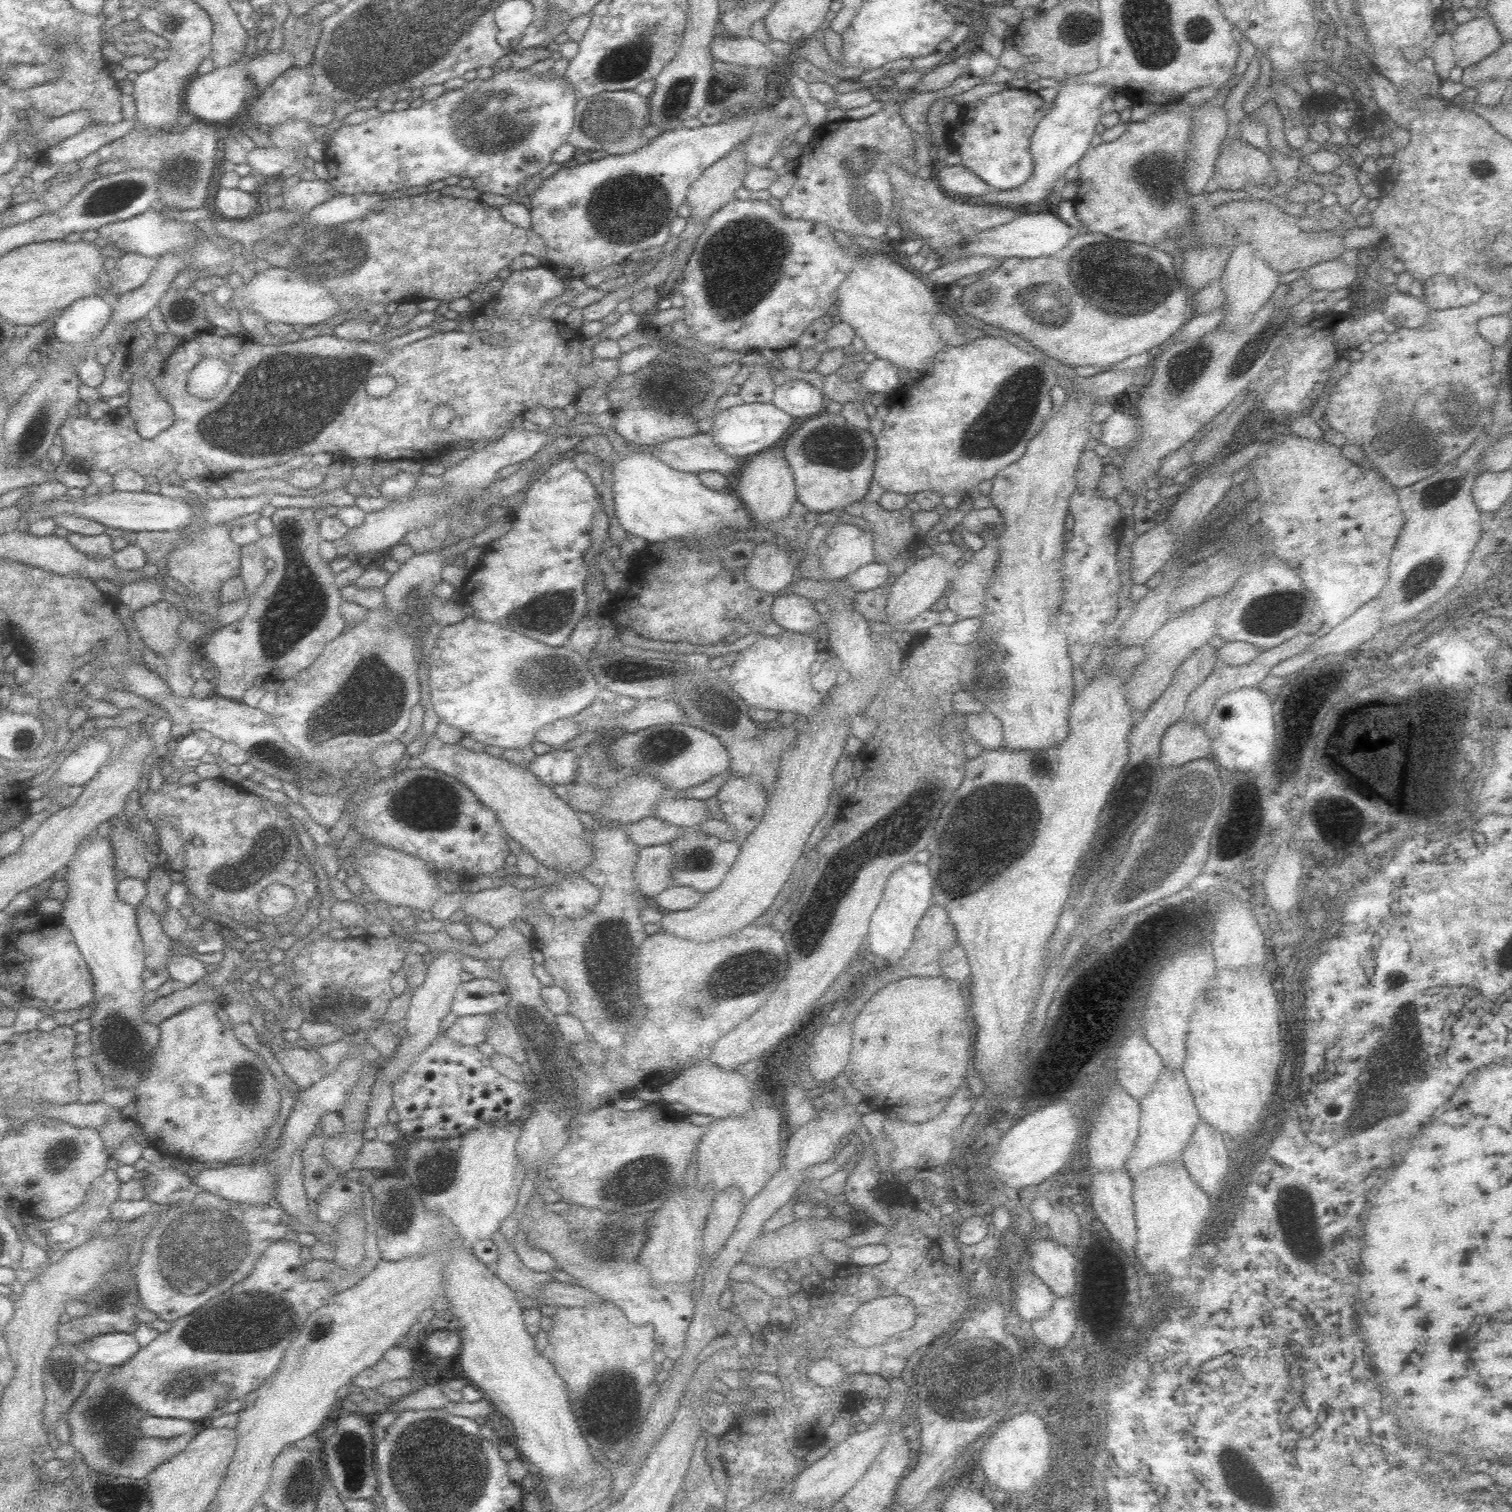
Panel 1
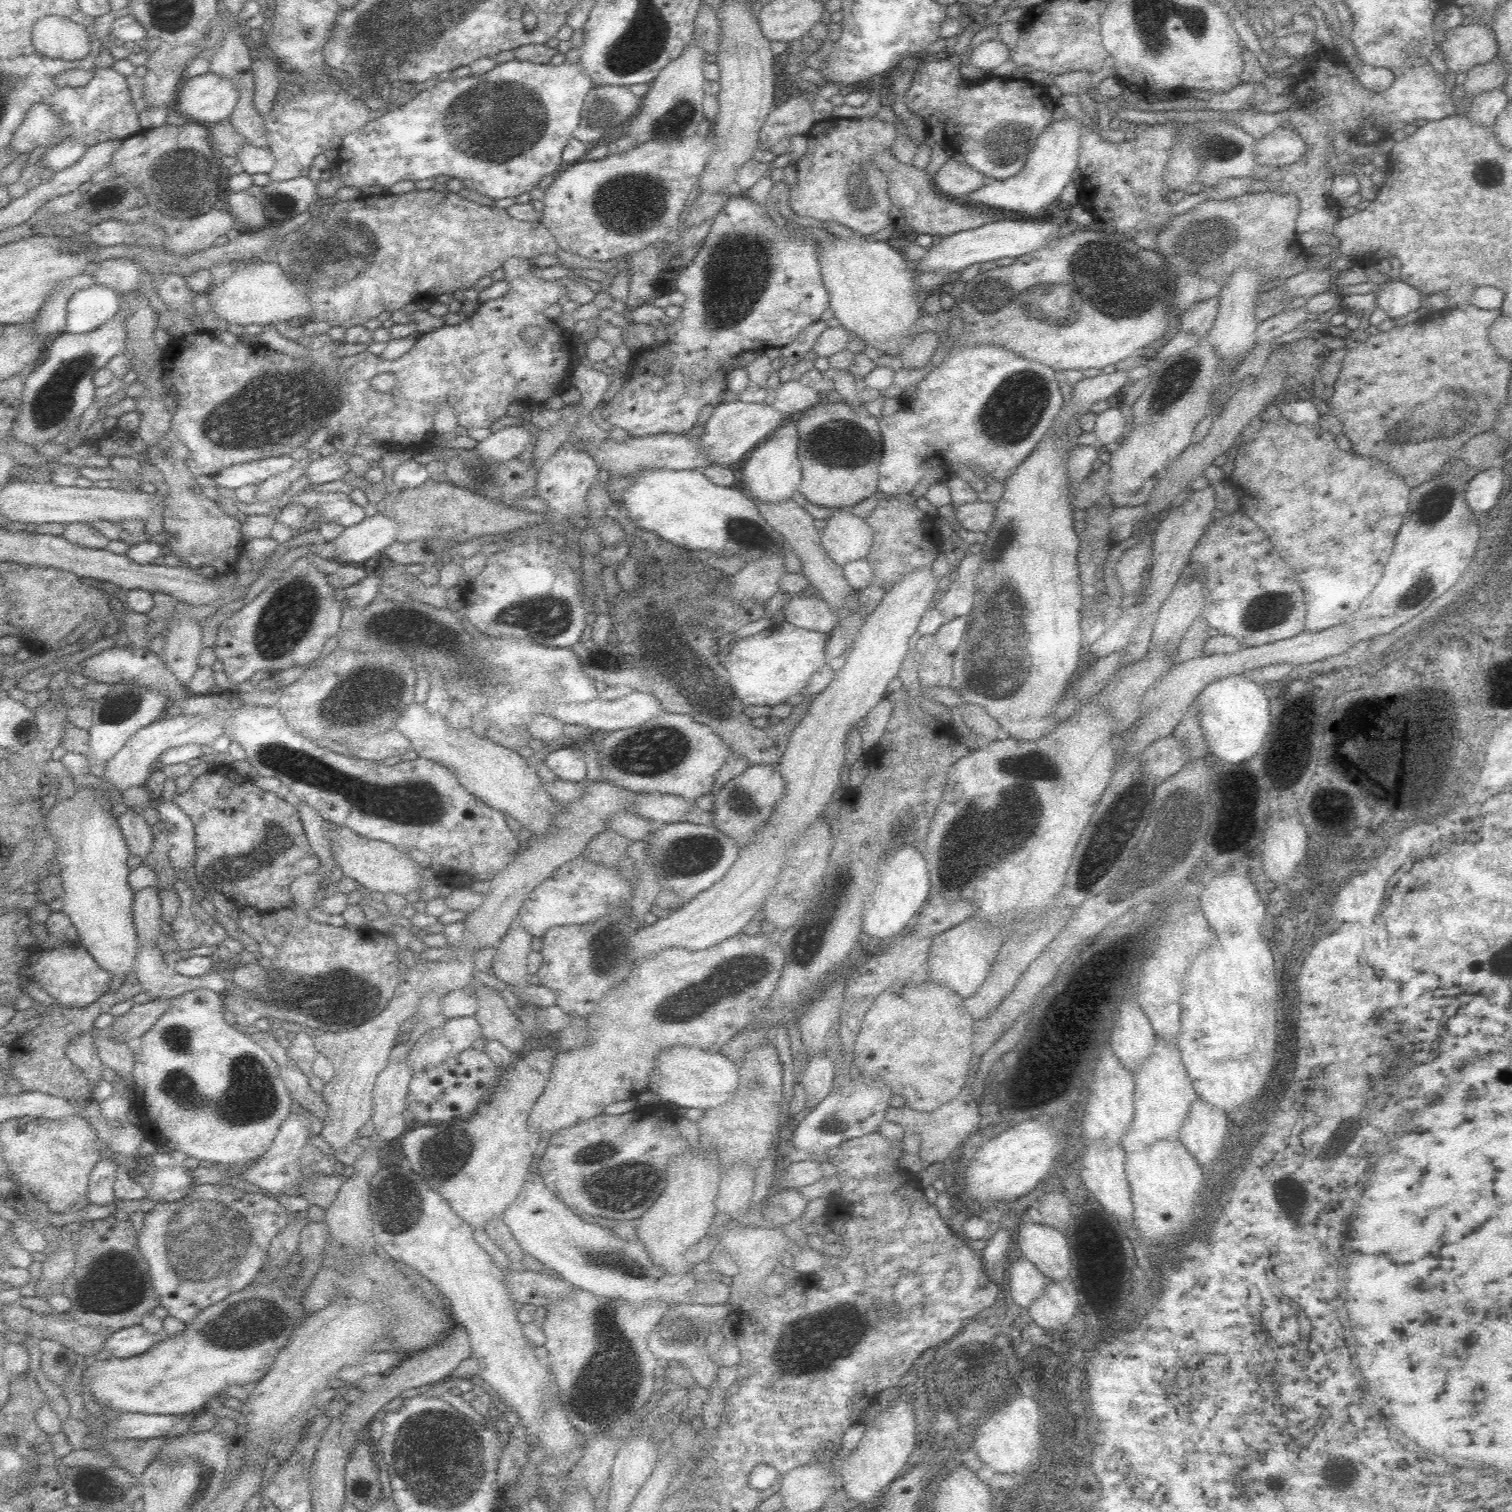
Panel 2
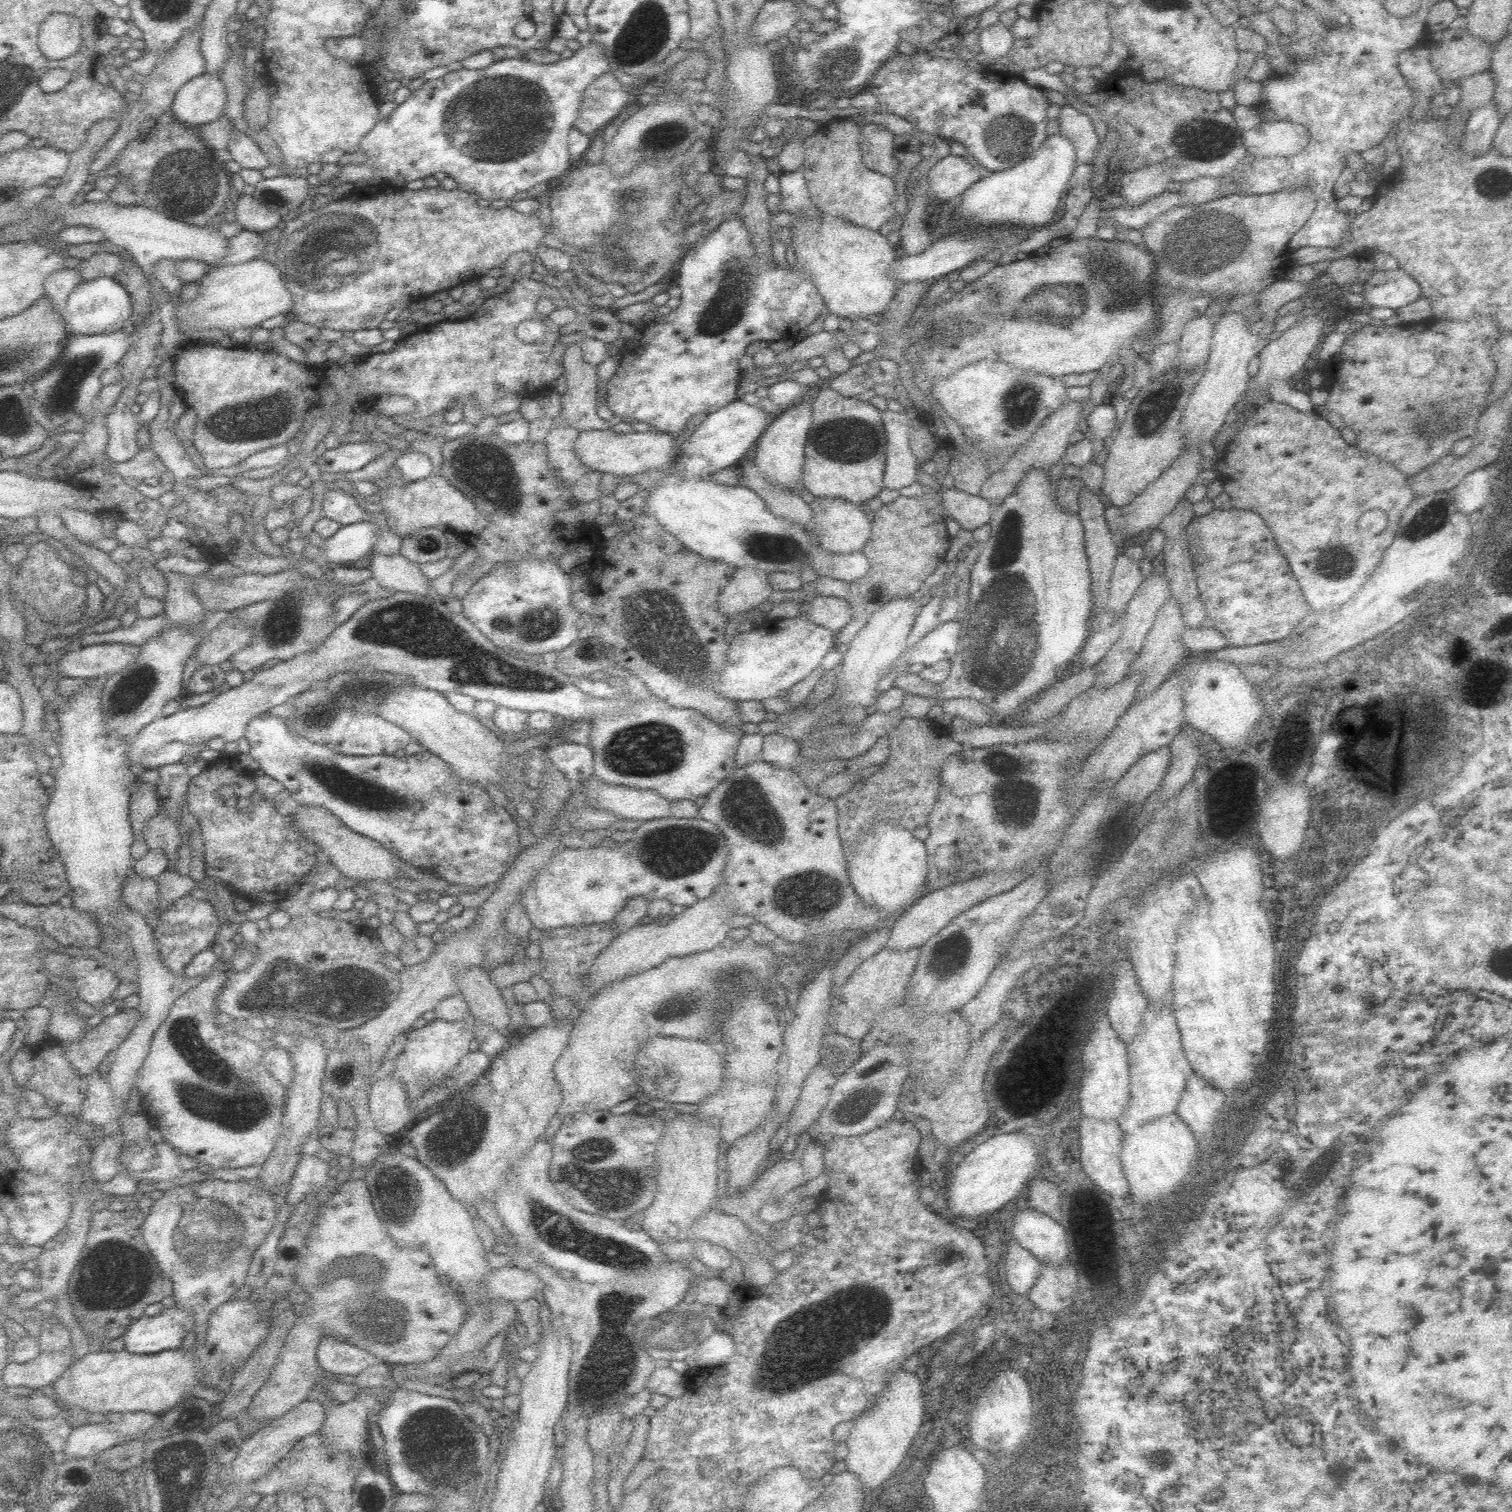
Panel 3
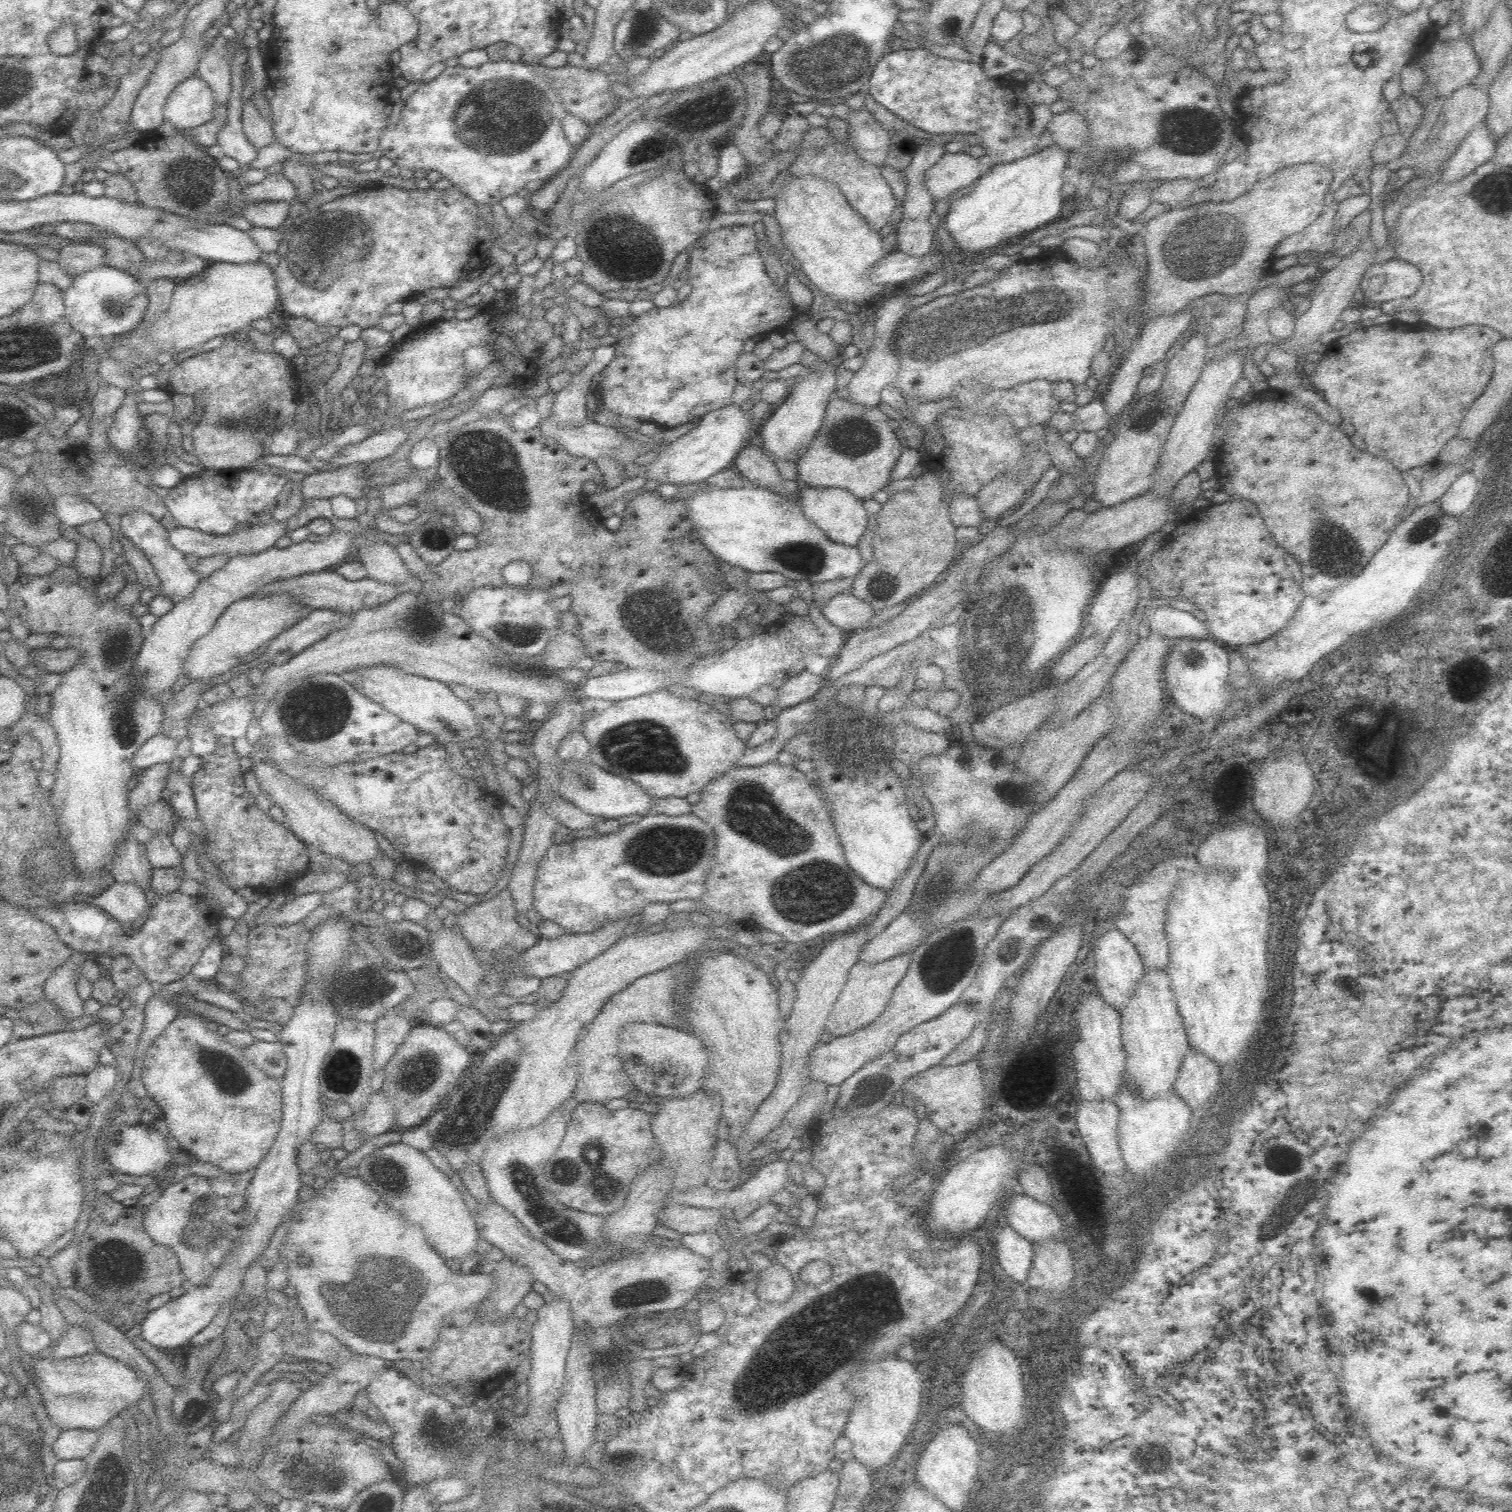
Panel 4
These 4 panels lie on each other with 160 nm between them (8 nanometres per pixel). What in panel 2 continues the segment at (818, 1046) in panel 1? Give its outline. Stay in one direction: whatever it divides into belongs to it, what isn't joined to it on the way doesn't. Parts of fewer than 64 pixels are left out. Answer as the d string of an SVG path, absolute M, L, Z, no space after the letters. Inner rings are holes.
M823 1052L811 1056L803 1078L799 1080L805 1088L806 1107L815 1107L830 1094L834 1076L835 1058L833 1056Z

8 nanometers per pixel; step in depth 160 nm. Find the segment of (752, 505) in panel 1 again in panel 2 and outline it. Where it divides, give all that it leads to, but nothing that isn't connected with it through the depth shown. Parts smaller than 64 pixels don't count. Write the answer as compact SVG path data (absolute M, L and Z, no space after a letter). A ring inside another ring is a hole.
M788 417L742 462L744 490L755 500L766 503L787 501L797 491L802 472L802 465L796 453L799 444L798 434L796 417Z

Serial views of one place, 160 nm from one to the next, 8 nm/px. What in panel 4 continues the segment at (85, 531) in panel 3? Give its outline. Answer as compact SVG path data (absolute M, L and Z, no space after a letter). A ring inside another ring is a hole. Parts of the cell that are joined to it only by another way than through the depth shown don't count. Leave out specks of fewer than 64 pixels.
M62 493L56 497L52 511L58 517L59 524L67 528L75 528L104 518L104 514L94 503L72 493Z

